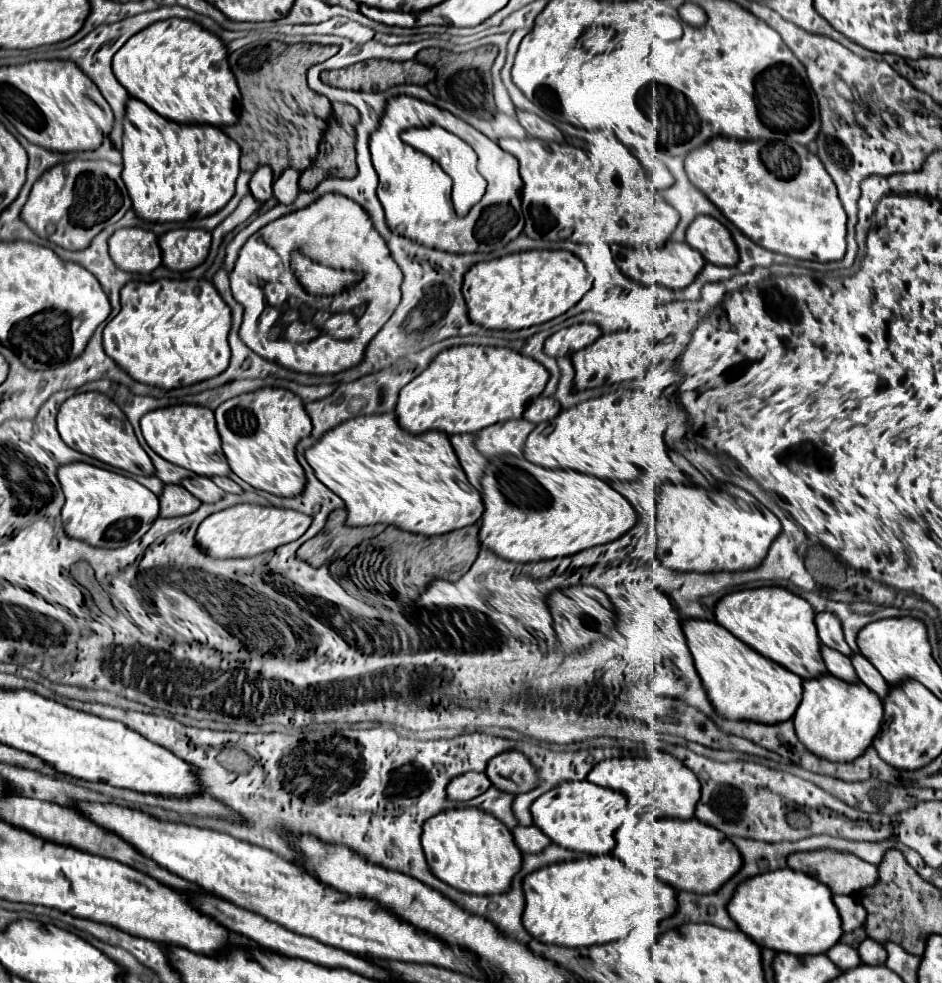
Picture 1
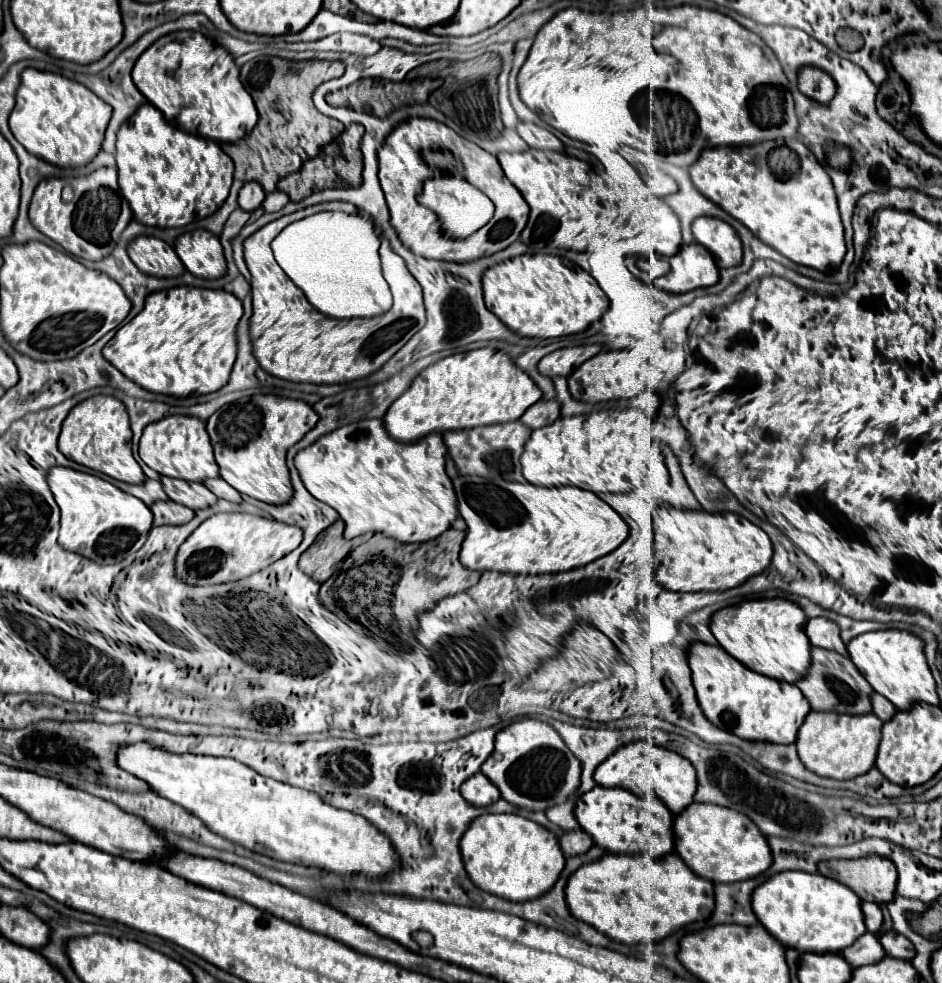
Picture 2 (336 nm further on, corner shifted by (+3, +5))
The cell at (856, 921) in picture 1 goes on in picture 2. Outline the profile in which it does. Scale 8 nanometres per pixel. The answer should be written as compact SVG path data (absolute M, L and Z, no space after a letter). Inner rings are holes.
M863 901L861 903L861 909L863 909L863 917L865 917L865 925L871 933L875 933L881 923L883 923L883 915L881 915L881 909L877 903L869 903L869 901Z

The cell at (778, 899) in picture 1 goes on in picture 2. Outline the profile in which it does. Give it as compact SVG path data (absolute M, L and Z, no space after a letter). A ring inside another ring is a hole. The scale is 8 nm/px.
M801 871L777 873L751 895L753 913L759 923L785 947L793 947L801 953L837 953L849 947L861 933L867 931L859 903L861 899L857 899L849 887L819 873Z

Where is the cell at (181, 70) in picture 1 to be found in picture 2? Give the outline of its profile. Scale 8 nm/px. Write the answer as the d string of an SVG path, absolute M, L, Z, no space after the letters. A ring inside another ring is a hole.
M175 31L143 51L131 71L135 87L177 129L205 139L233 143L257 123L251 95L241 87L237 65L229 51L199 31Z

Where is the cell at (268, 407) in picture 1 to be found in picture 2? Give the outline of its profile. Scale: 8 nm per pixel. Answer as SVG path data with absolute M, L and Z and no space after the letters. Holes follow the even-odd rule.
M253 395L223 405L207 419L207 431L215 449L215 461L221 477L239 493L253 499L281 505L293 497L293 485L285 455L317 423L319 415L305 401L277 395Z

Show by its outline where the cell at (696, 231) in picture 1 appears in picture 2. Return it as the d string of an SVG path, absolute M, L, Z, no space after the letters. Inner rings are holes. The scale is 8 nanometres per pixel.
M699 217L691 229L695 241L709 249L719 269L741 263L741 239L729 223L715 217Z

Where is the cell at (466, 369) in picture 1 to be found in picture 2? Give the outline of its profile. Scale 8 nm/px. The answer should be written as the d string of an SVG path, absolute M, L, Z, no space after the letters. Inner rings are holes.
M475 349L465 357L463 353L449 355L421 371L411 387L387 409L383 421L395 441L413 443L429 433L517 421L539 399L541 389L525 371L515 367L511 357L495 349Z

